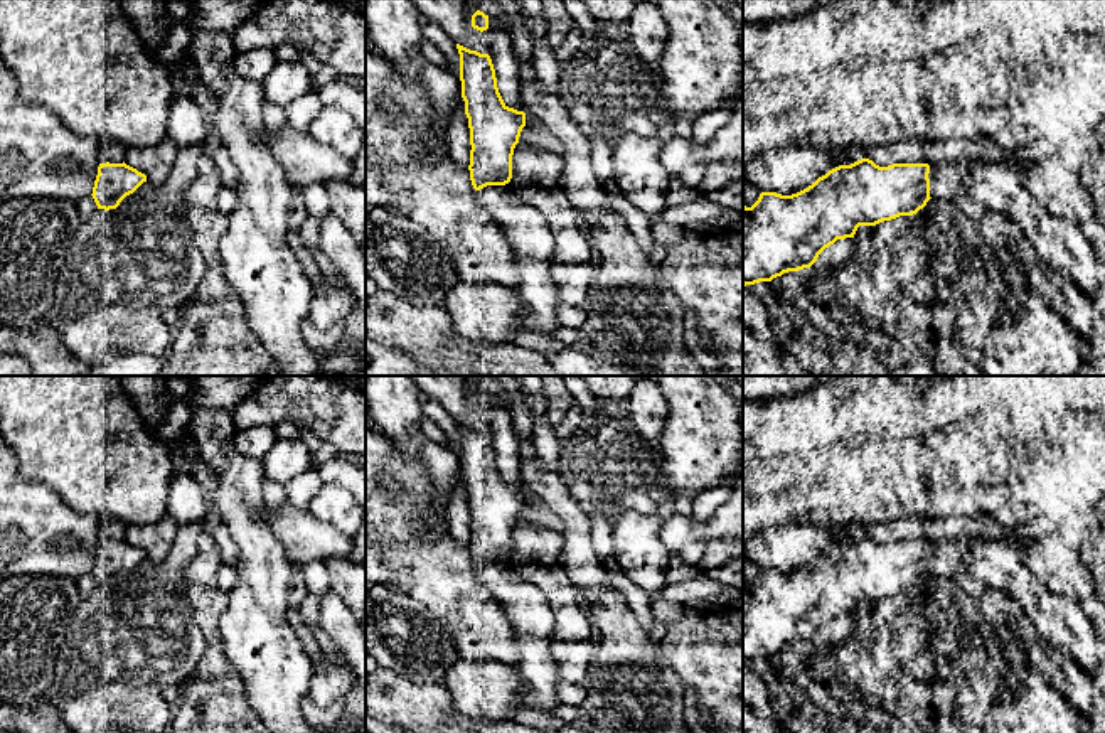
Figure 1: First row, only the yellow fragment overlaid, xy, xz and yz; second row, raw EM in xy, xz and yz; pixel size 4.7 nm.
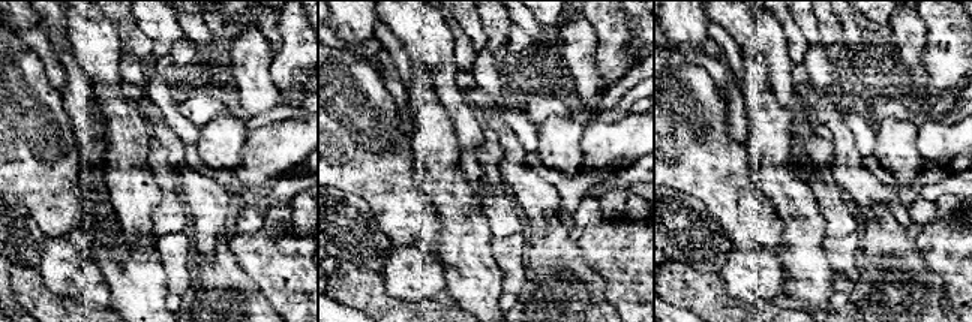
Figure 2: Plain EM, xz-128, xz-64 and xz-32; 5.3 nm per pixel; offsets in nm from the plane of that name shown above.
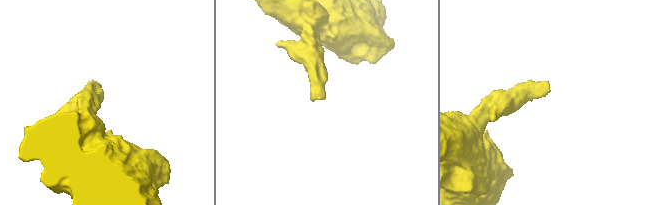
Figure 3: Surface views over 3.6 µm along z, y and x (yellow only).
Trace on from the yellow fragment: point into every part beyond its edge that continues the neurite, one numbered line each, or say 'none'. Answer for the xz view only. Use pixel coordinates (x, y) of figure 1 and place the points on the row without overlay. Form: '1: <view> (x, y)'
1: xz (524, 605)

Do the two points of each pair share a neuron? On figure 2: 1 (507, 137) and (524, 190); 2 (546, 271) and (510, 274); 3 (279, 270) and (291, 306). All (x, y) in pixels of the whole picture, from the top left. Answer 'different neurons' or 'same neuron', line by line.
1: same neuron
2: different neurons
3: same neuron

